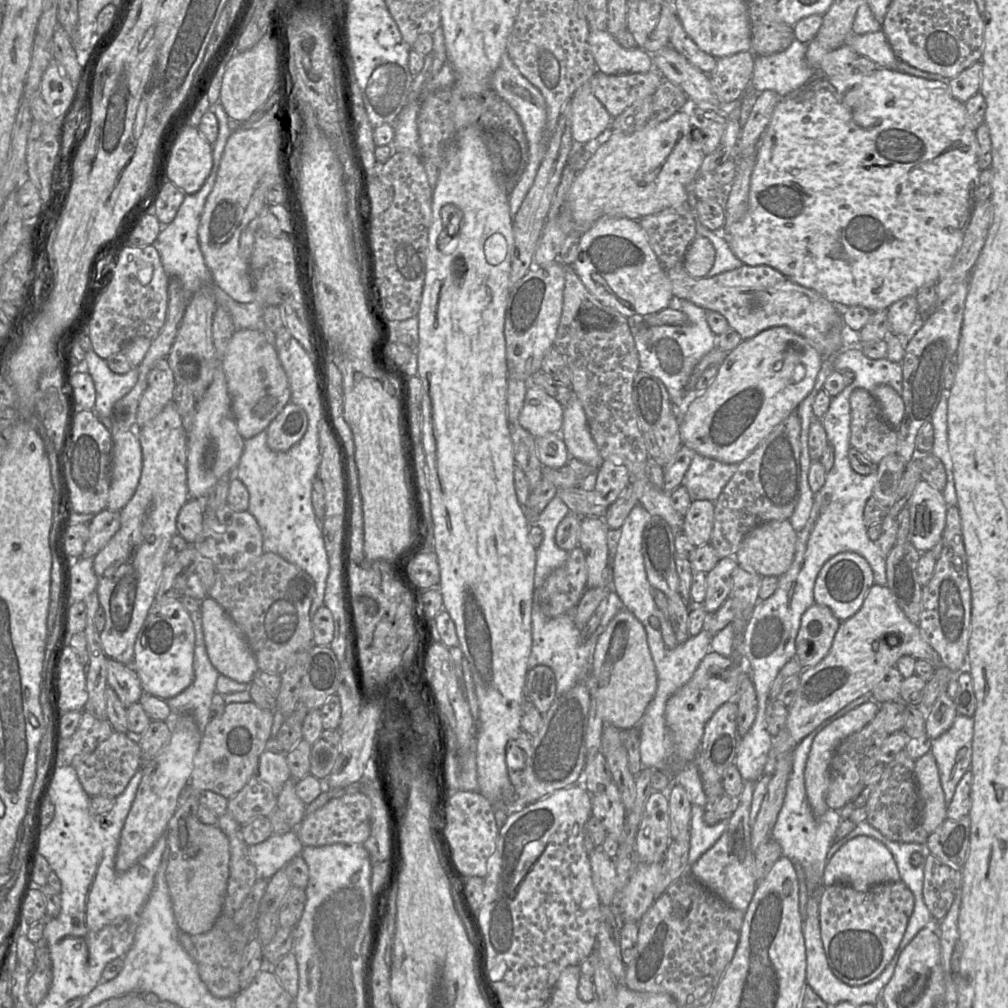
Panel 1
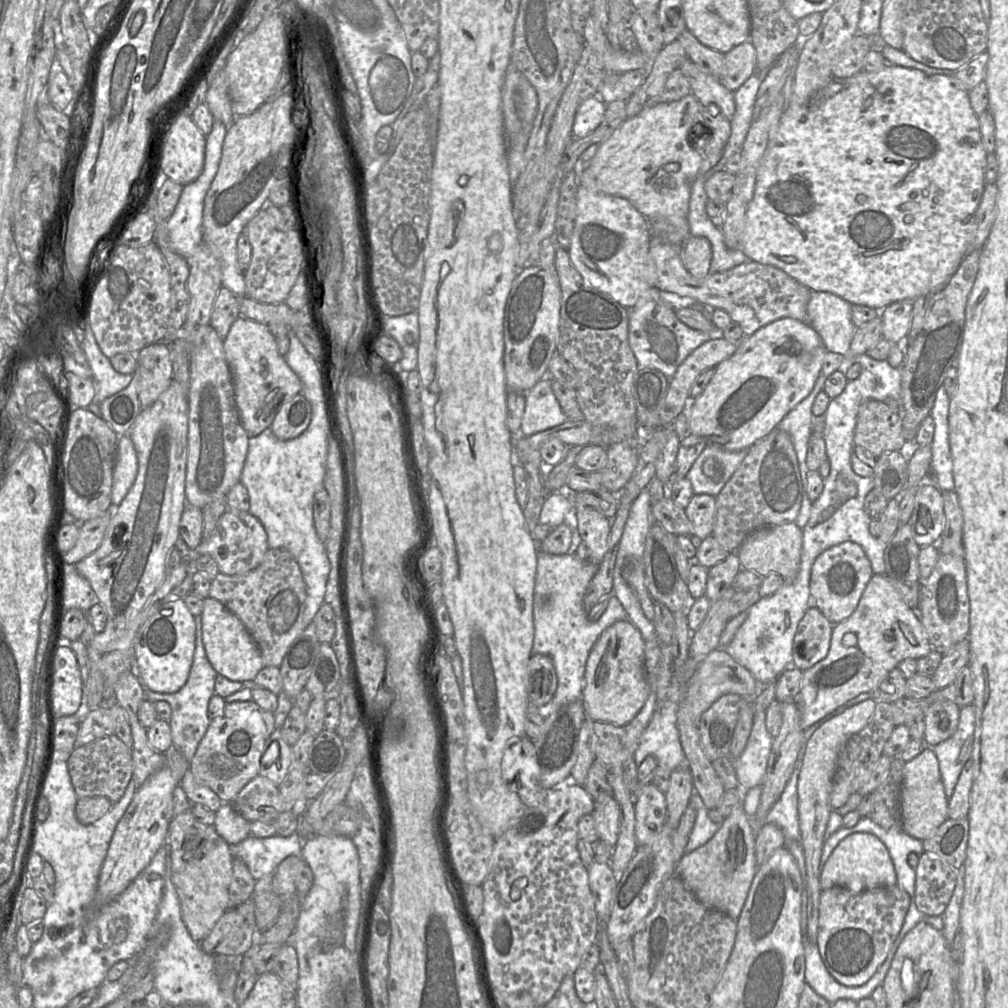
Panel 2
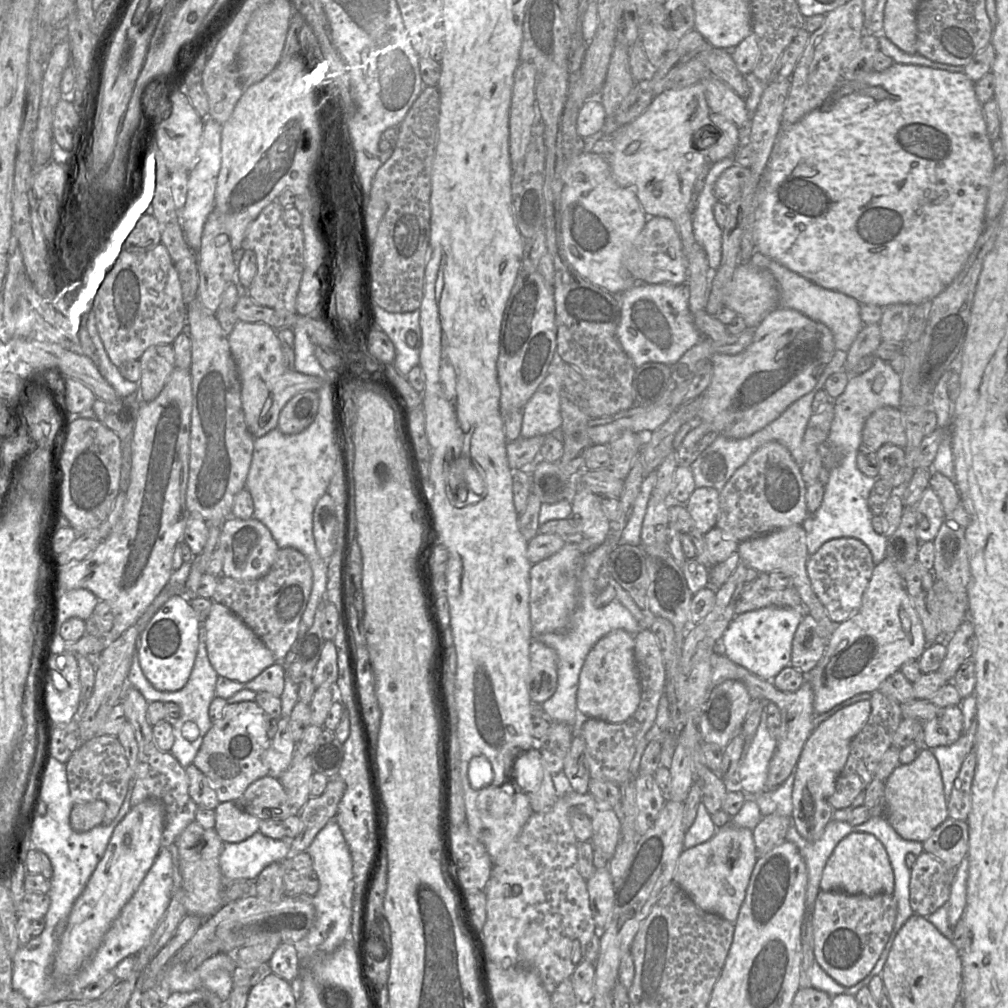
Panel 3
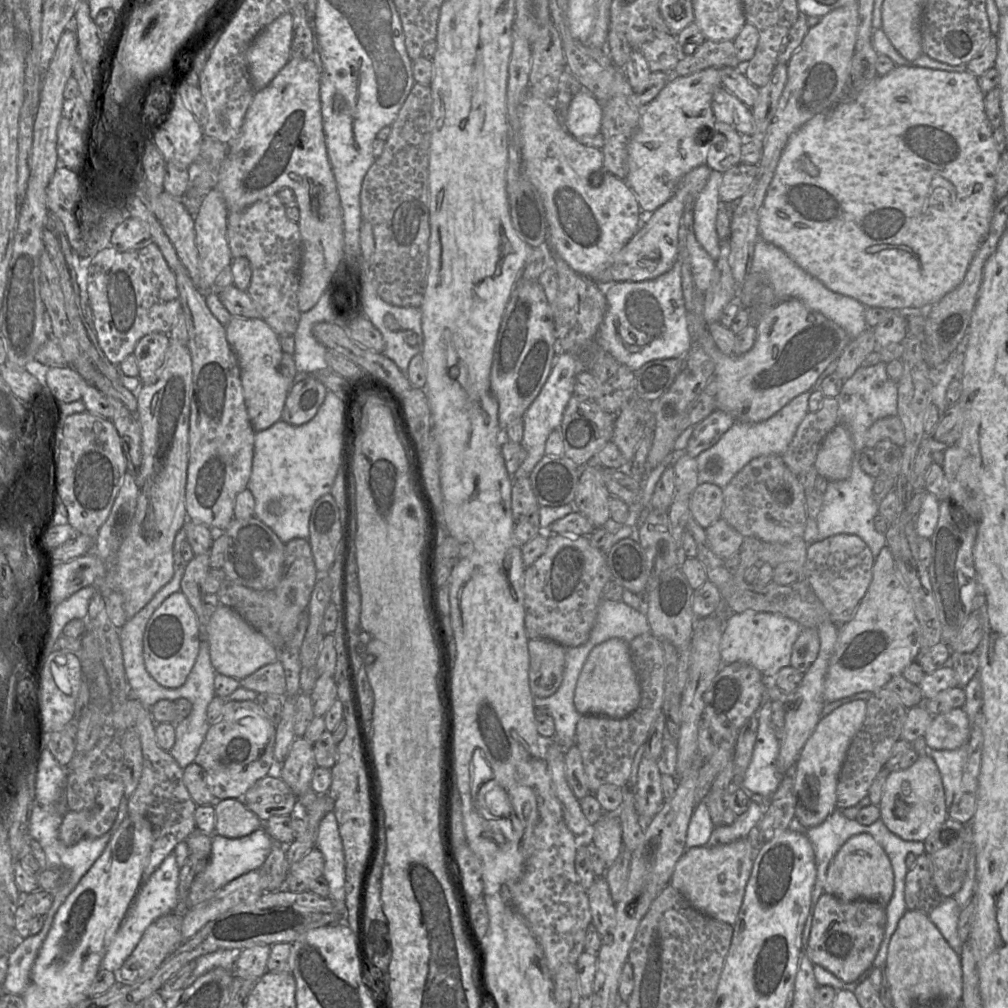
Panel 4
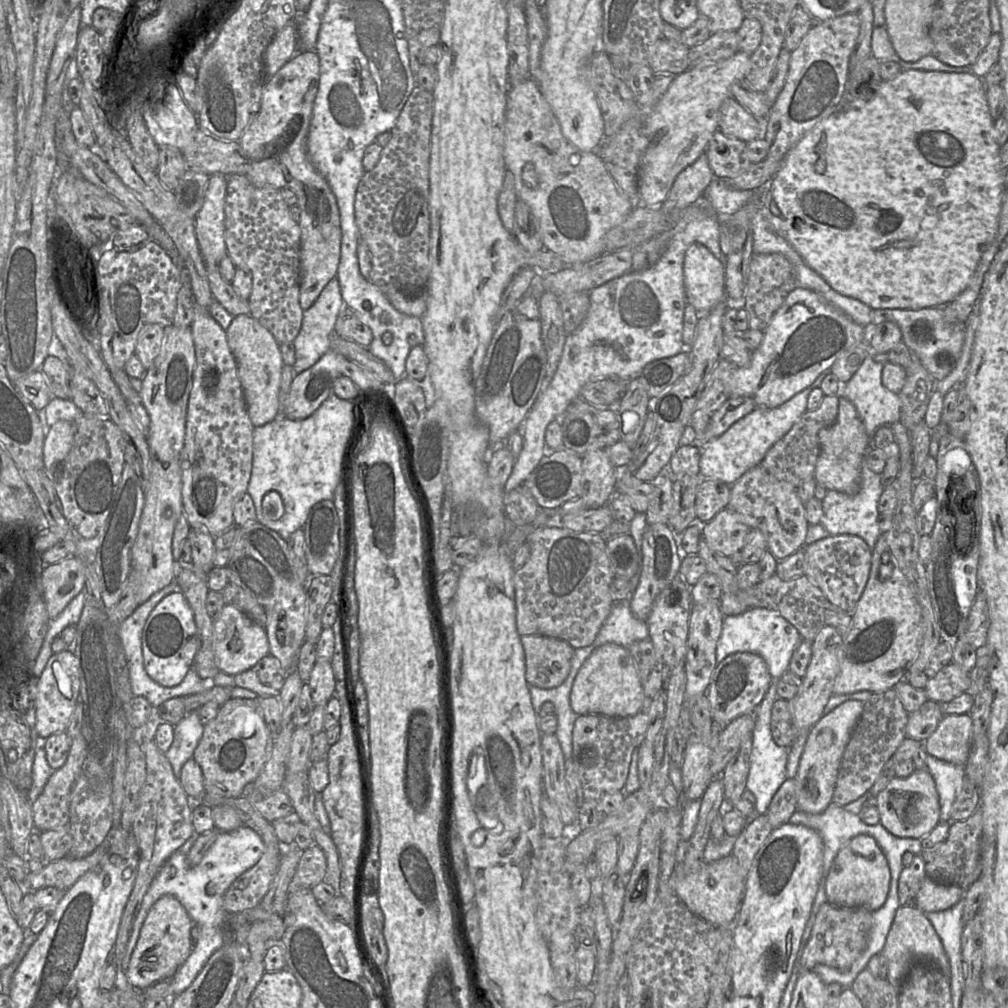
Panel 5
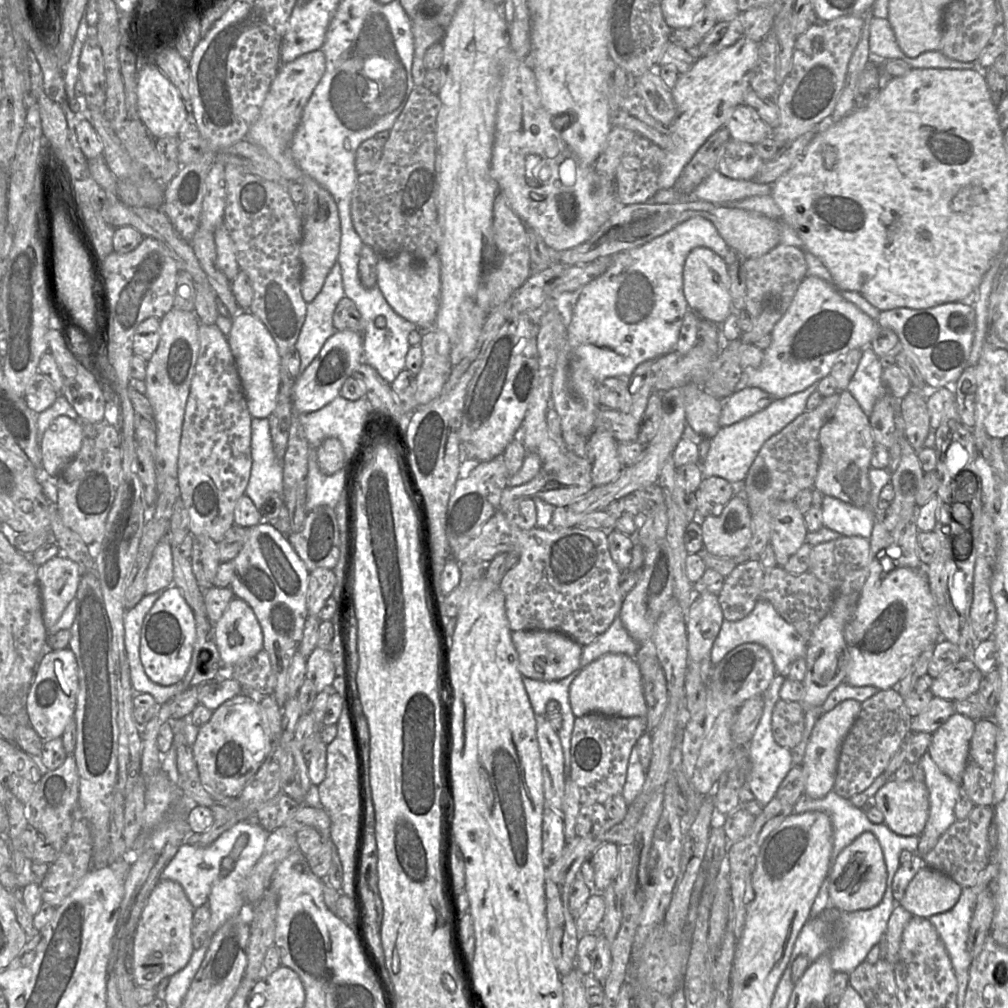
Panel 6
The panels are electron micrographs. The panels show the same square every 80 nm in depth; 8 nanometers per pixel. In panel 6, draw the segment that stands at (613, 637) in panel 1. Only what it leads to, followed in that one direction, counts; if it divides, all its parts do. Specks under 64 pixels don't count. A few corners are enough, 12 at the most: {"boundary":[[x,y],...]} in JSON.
{"boundary":[[608,653],[570,685],[577,718],[647,715],[640,668]]}

